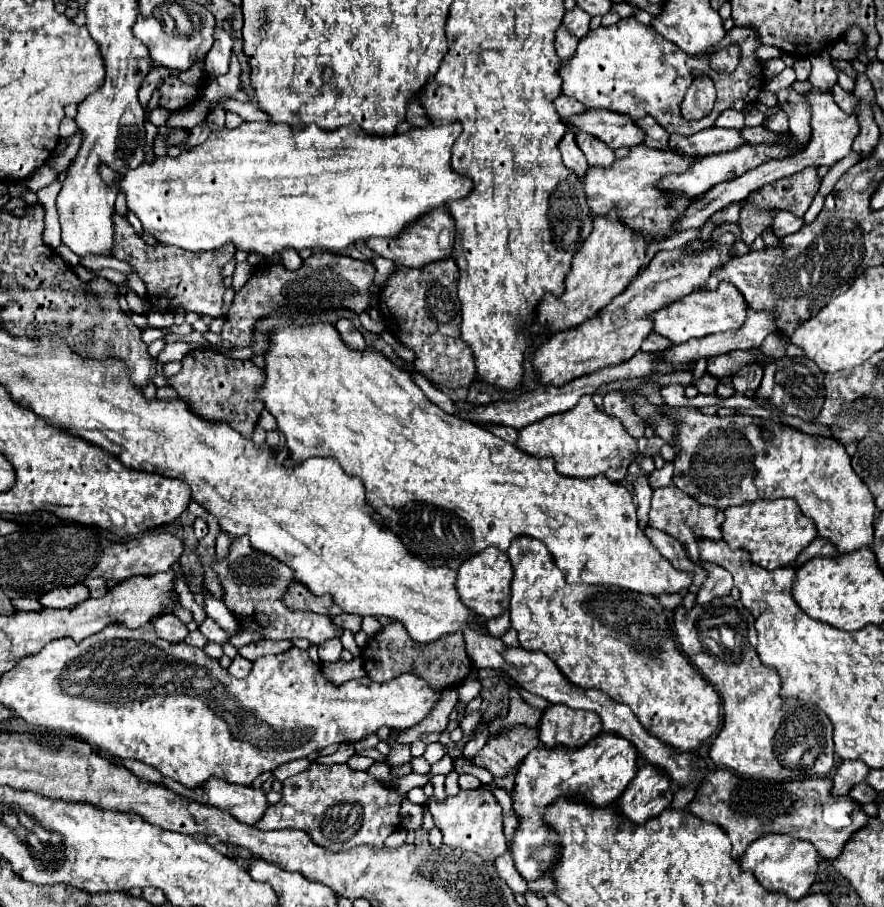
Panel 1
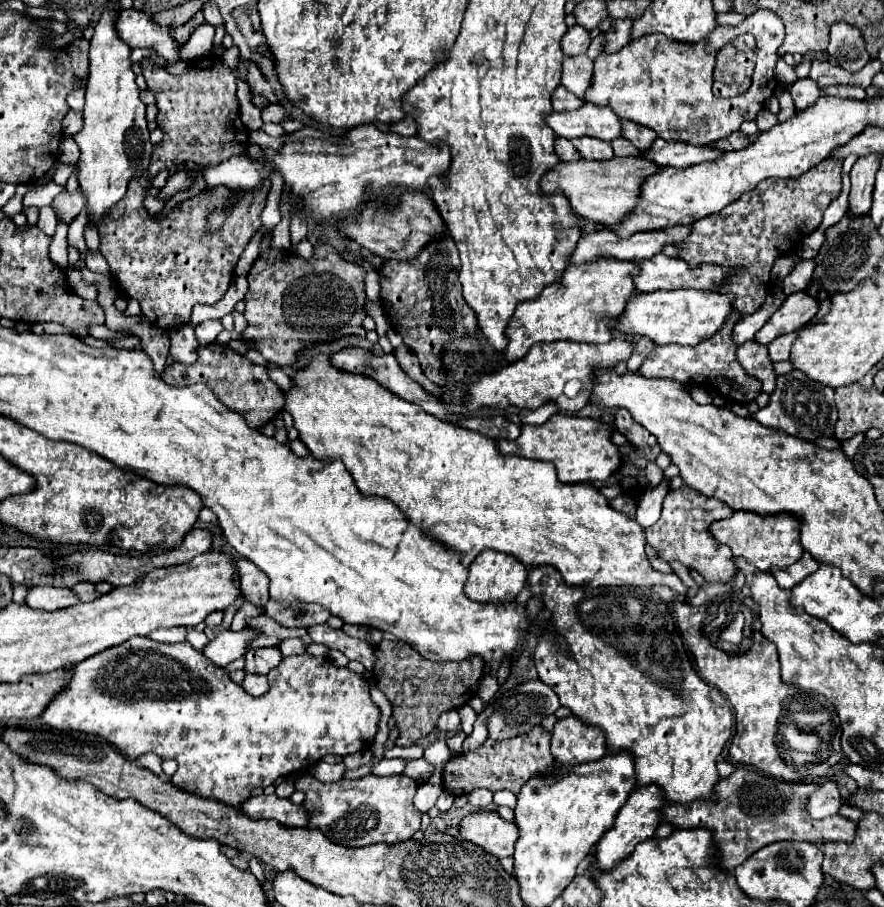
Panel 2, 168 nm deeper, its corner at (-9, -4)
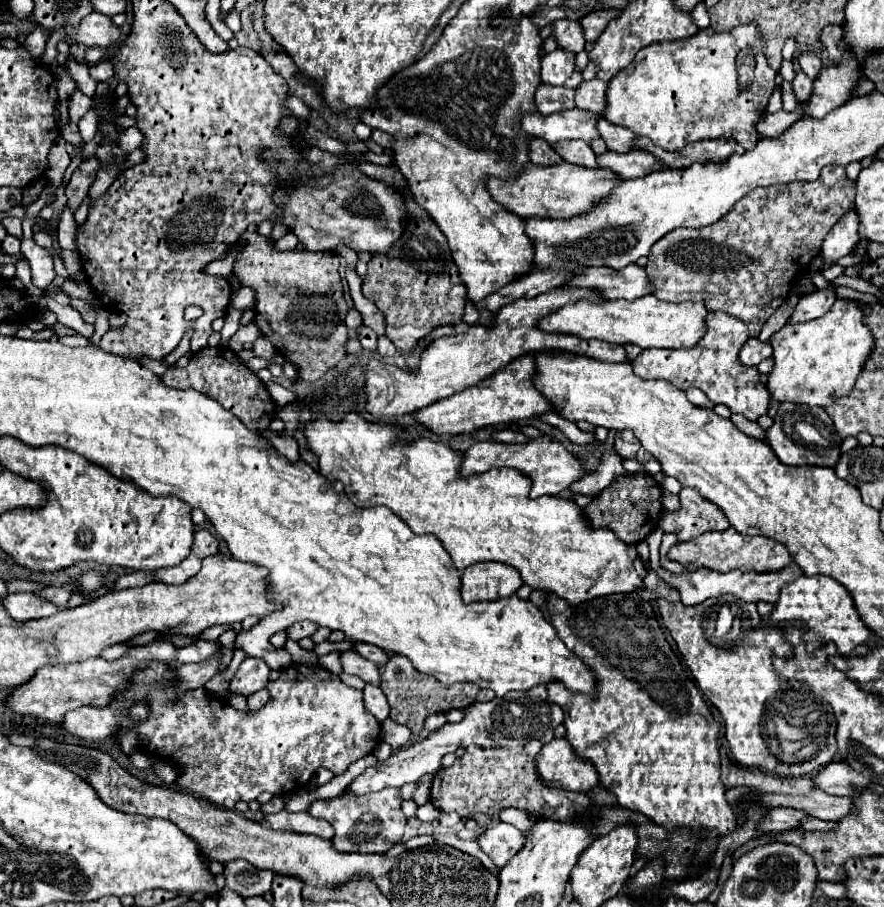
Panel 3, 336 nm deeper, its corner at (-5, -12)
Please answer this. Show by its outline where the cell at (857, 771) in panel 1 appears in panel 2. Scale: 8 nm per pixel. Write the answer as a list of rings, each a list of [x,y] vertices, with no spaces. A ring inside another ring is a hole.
[[[825,781],[817,787],[817,791],[809,795],[807,813],[815,819],[825,819],[825,817],[837,815],[841,805],[843,805],[843,799],[839,795],[837,785],[833,781]]]

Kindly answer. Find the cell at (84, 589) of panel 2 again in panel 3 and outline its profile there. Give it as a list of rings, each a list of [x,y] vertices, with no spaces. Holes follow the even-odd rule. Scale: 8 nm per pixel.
[[[45,587],[43,591],[37,591],[37,595],[49,599],[49,601],[55,603],[59,609],[67,609],[67,601],[69,601],[69,597],[71,597],[71,591],[59,589],[59,587]]]

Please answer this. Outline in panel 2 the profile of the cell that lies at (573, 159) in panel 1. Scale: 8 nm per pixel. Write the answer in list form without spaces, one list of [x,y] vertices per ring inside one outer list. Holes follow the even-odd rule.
[[[557,137],[555,139],[555,153],[561,161],[577,161],[581,159],[579,153],[575,153],[575,147],[571,145],[571,141],[567,141],[565,137]]]

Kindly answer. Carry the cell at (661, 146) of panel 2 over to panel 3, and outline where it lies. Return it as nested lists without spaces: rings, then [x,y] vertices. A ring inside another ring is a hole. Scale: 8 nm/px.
[[[639,149],[629,153],[607,151],[599,155],[599,167],[619,173],[623,179],[637,179],[637,177],[649,175],[651,171],[663,169],[663,165],[659,165],[659,161],[651,157],[651,153],[639,153]]]

